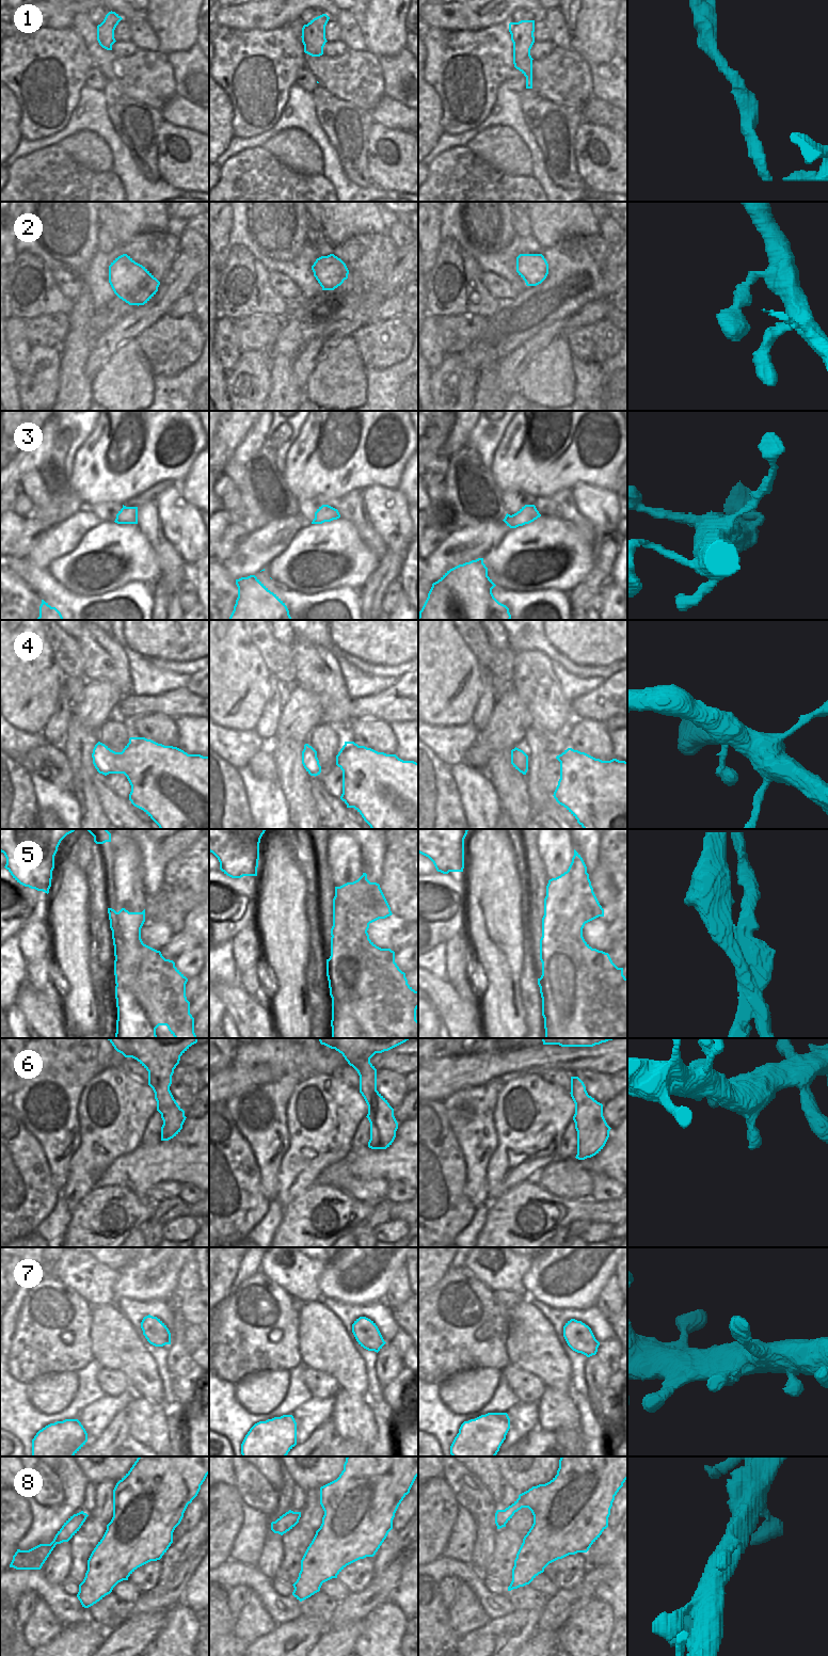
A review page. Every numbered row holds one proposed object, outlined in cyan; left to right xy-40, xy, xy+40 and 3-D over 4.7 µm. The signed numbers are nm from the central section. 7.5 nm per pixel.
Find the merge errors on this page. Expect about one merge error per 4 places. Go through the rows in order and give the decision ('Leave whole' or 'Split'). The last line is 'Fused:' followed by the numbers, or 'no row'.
1: Leave whole
2: Leave whole
3: Leave whole
4: Leave whole
5: Split
6: Leave whole
7: Leave whole
8: Leave whole
Fused: 5.

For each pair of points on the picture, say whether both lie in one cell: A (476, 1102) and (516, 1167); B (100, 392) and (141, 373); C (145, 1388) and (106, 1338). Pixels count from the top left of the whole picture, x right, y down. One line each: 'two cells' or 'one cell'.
A: two cells
B: one cell
C: one cell

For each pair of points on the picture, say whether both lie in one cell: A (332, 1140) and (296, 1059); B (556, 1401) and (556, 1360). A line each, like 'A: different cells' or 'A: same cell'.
A: different cells
B: different cells

